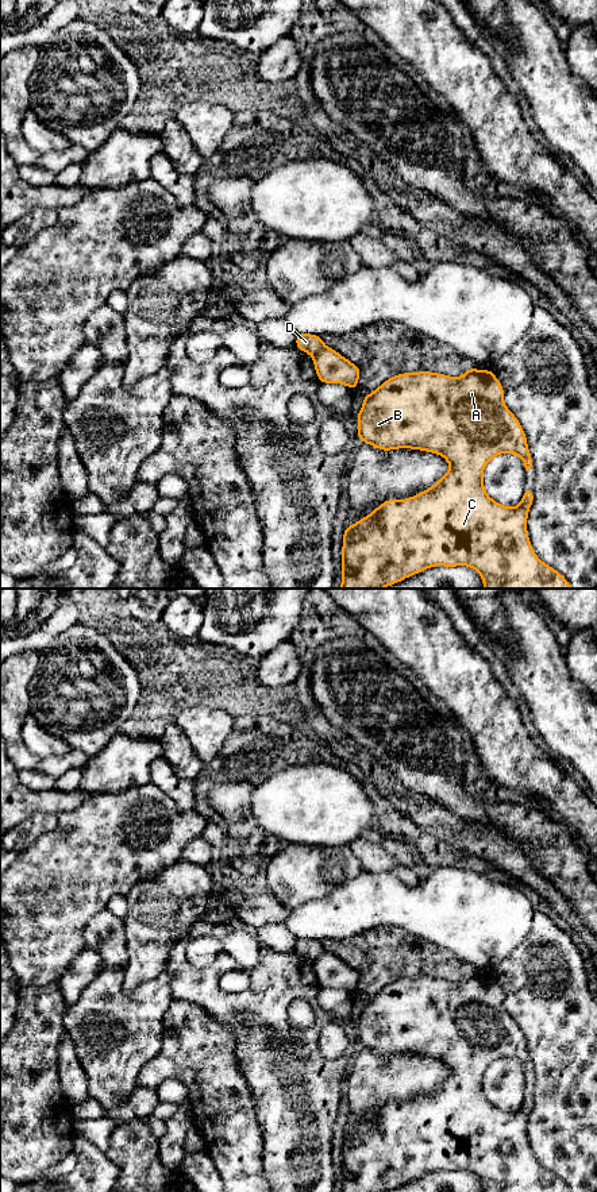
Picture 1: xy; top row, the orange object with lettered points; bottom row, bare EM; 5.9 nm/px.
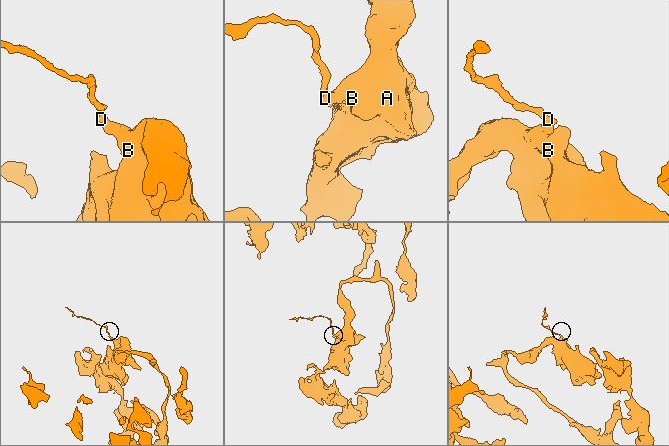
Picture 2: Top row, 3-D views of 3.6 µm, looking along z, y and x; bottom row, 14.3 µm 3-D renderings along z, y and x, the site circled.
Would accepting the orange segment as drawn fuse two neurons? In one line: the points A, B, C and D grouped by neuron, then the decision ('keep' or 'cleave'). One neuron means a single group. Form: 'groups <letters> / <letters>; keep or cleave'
groups A B C / D; cleave

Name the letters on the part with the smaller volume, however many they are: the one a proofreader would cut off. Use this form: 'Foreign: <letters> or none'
Foreign: D

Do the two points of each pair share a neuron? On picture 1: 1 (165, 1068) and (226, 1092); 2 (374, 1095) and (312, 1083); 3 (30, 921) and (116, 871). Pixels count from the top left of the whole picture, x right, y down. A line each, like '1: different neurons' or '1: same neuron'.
1: same neuron
2: different neurons
3: same neuron

